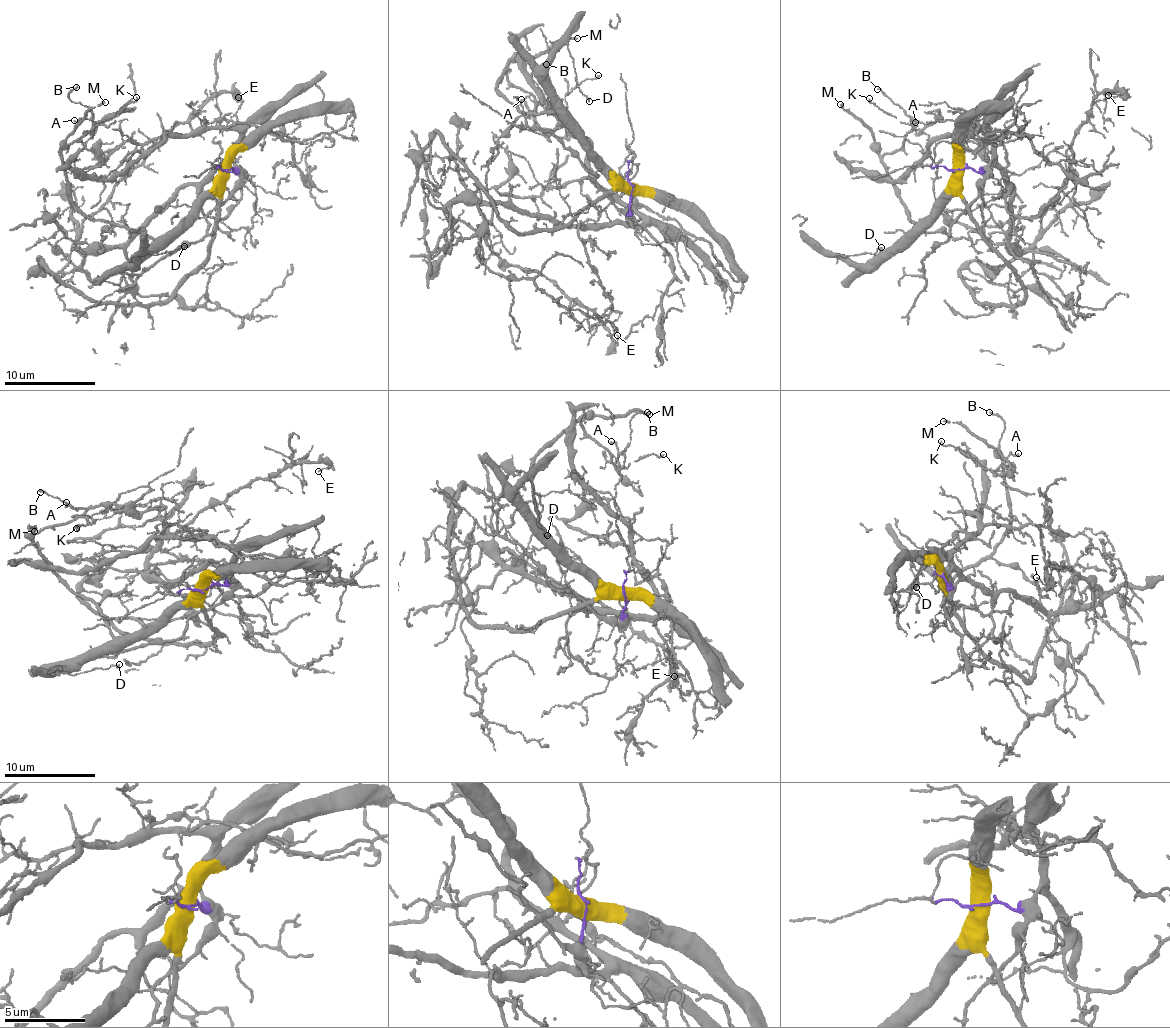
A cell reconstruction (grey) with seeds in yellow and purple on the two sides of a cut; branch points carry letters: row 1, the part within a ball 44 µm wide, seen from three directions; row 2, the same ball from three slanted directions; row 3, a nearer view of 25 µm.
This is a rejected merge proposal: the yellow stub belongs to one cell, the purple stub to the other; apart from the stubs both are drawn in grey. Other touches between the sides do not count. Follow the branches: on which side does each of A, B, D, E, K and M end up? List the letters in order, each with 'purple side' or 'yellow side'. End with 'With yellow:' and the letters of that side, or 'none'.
A: yellow side
B: yellow side
D: yellow side
E: purple side
K: yellow side
M: yellow side
With yellow: A, B, D, K, M

